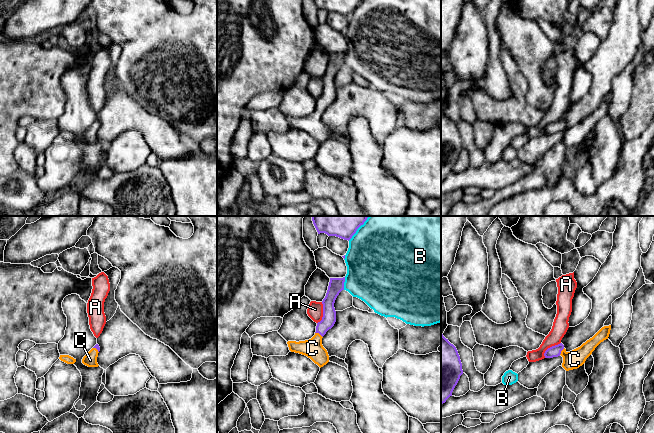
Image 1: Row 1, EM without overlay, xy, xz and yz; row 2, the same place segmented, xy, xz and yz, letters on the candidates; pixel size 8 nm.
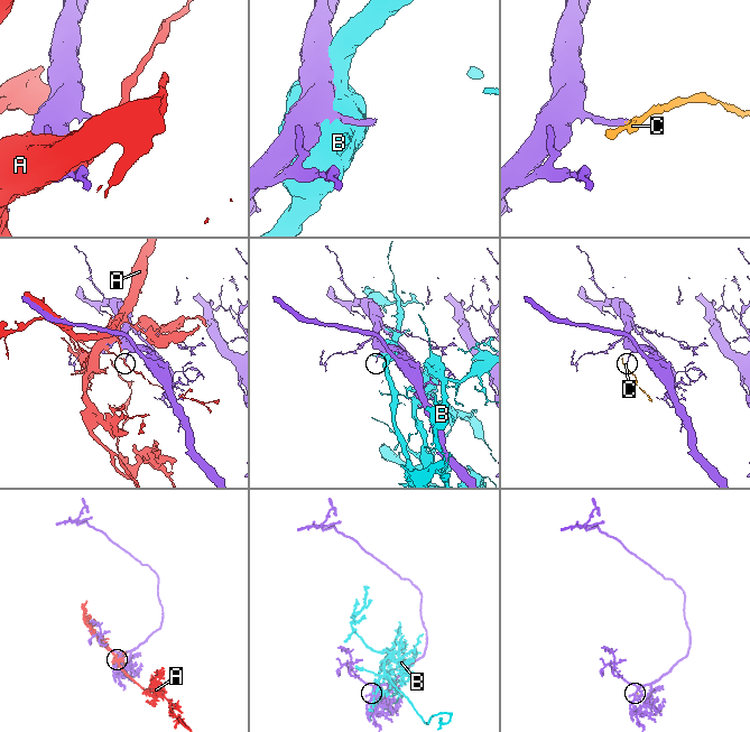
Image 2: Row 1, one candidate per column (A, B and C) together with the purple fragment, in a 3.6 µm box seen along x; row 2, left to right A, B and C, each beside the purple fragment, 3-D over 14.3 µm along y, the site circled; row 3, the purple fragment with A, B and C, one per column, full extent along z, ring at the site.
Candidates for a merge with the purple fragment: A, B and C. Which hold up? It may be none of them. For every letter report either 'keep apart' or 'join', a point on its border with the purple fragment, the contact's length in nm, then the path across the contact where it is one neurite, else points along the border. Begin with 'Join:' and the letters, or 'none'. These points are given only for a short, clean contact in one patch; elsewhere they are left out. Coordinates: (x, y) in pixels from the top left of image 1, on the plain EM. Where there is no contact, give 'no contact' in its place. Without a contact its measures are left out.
Join: C
A: keep apart | xz (323, 89) | 180 nm
B: keep apart | xz (343, 59) | 110 nm
C: join | xz (319, 109) | 80 nm | across xz (328, 96), (319, 109), (312, 124)

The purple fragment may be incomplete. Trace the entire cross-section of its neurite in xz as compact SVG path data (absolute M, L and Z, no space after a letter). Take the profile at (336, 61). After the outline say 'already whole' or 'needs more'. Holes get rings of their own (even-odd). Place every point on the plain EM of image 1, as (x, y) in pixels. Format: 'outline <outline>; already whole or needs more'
outline M345 53L330 54L326 72L322 77L323 93L322 96L317 99L315 111L309 116L287 118L291 128L307 132L320 144L329 138L329 131L322 121L322 114L336 98L334 79L339 69L344 66L344 58Z; needs more

